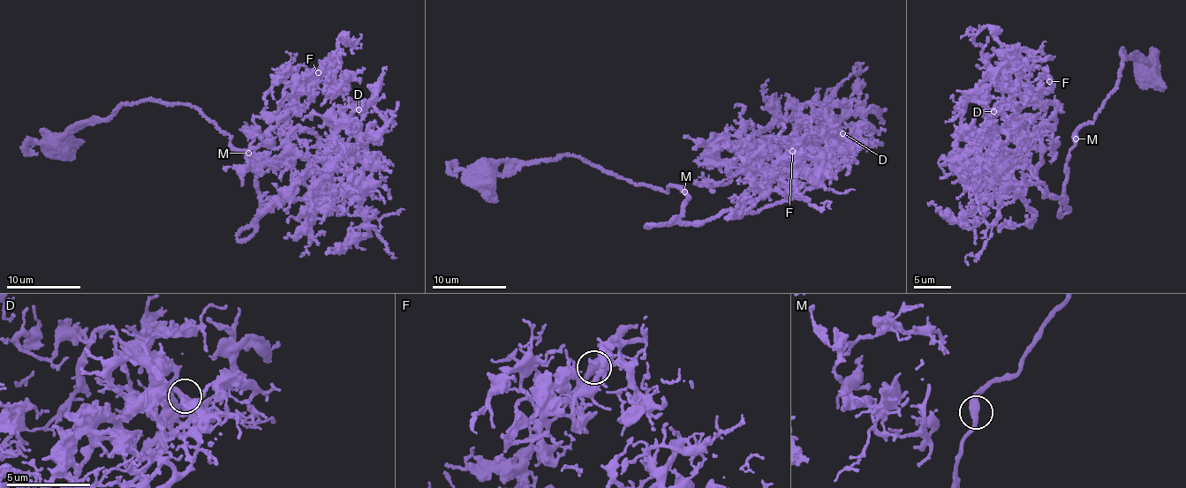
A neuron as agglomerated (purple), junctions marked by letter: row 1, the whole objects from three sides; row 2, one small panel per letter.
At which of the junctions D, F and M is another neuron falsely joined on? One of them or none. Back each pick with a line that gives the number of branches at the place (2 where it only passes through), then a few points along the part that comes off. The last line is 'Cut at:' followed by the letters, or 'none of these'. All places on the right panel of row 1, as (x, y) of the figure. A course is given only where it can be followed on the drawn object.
Cut at: none of these

